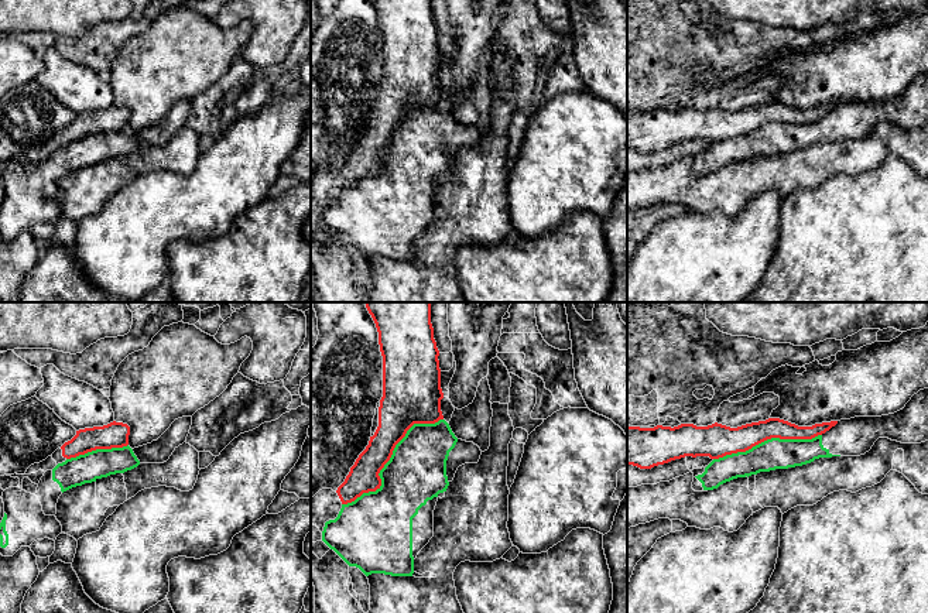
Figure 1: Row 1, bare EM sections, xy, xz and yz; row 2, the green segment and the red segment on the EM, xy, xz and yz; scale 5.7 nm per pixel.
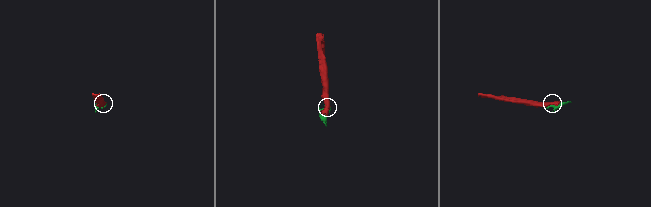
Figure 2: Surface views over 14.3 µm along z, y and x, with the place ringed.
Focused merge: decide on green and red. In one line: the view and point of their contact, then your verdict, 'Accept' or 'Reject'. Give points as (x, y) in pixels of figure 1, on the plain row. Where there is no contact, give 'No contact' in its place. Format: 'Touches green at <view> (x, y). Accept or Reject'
Touches green at xz (390, 143). Reject

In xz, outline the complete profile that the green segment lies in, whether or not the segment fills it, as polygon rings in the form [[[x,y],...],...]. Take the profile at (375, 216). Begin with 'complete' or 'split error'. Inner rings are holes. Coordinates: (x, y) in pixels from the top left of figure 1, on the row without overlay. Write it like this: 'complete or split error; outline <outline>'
split error; outline [[[445,103],[414,107],[380,154],[381,169],[342,188],[338,201],[325,206],[322,225],[349,250],[359,251],[366,260],[412,260],[414,243],[434,220],[438,178],[446,175],[459,150],[477,147],[480,138],[480,131],[458,123]]]

